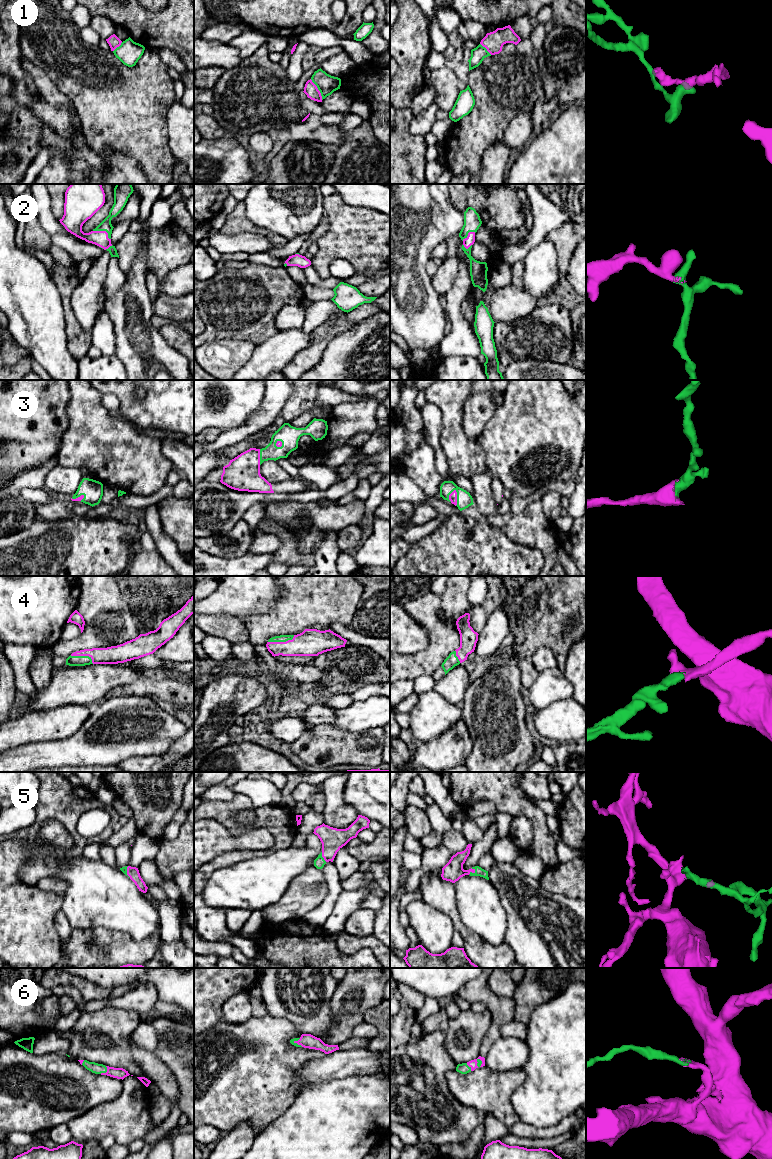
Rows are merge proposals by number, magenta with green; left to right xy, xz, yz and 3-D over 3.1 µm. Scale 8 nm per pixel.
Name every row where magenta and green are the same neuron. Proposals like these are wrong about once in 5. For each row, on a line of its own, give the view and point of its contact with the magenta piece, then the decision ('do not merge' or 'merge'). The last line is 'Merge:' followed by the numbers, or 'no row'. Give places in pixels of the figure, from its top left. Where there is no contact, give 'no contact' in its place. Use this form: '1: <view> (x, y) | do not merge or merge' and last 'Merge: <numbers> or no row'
1: xz (317, 89) | do not merge
2: xy (103, 231) | merge
3: yz (456, 497) | merge
4: xz (281, 642) | merge
5: yz (472, 872) | merge
6: xy (106, 1072) | merge
Merge: 2, 3, 4, 5, 6

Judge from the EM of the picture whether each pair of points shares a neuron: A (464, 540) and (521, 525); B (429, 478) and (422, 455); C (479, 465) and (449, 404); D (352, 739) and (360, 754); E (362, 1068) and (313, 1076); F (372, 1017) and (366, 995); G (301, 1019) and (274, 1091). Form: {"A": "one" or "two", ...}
{"A": "two", "B": "one", "C": "one", "D": "one", "E": "one", "F": "two", "G": "two"}

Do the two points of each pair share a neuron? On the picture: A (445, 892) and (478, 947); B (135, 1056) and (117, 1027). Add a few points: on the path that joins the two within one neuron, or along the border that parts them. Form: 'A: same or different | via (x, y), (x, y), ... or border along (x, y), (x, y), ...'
A: same | via (449, 906), (458, 925), (466, 933)
B: different | border along (130, 1034), (130, 1059), (140, 1068)

